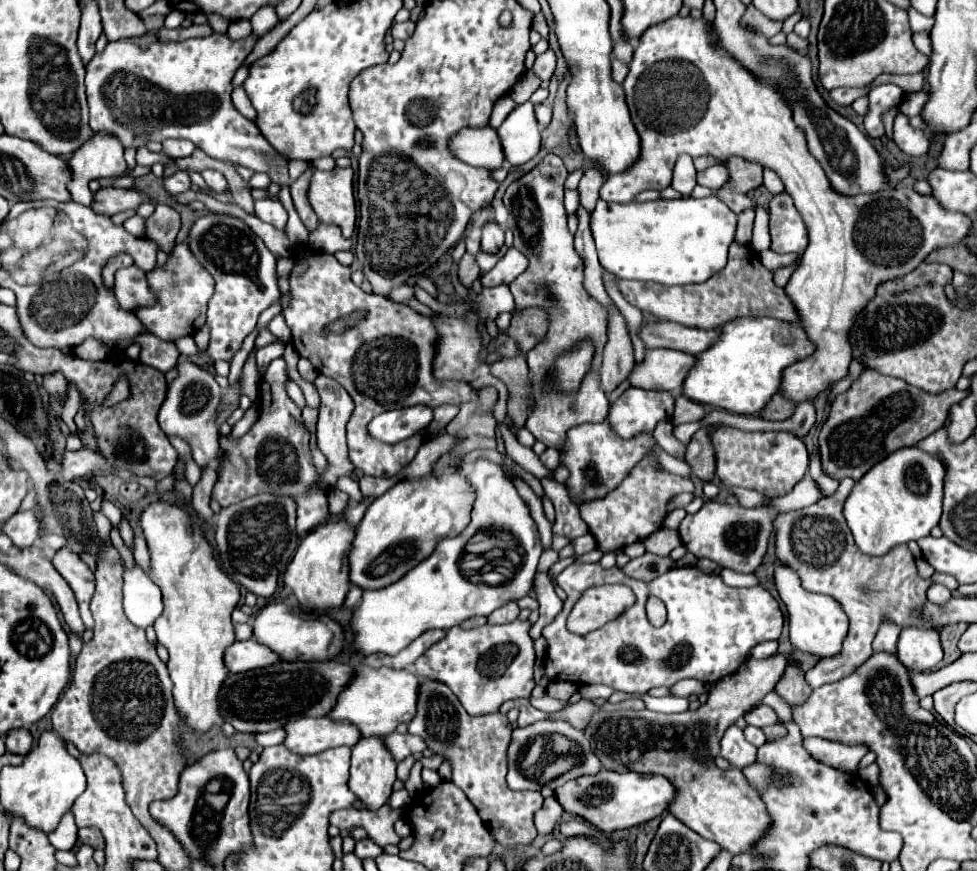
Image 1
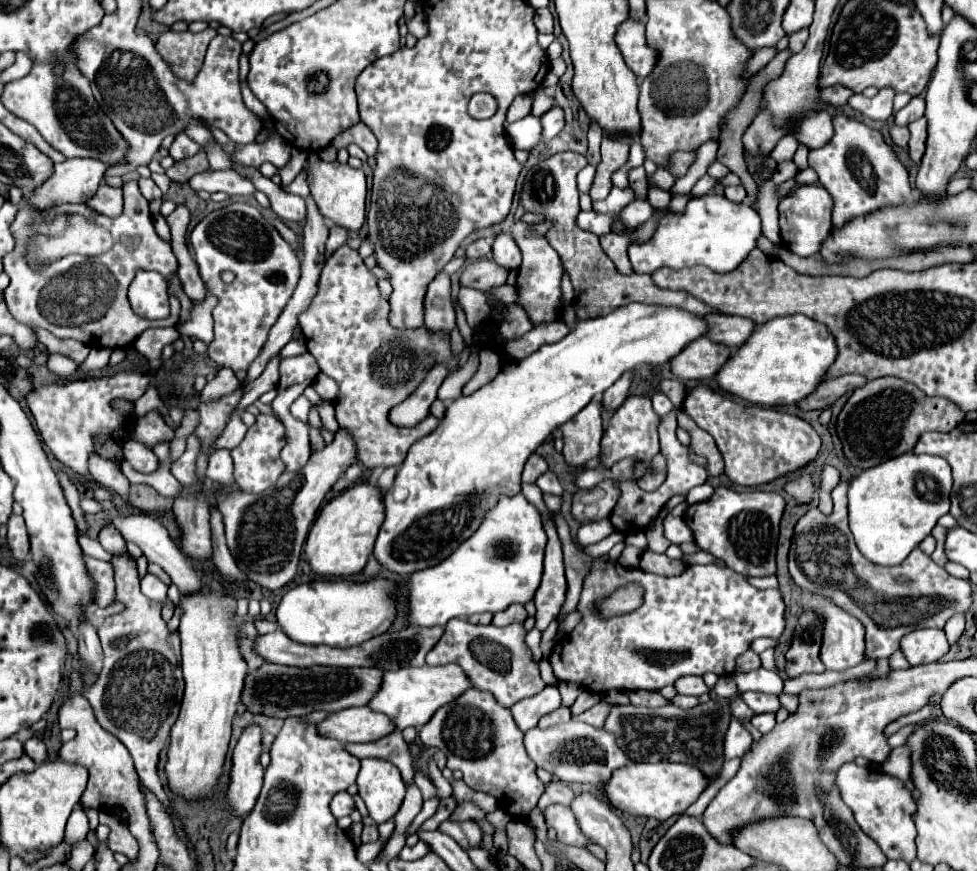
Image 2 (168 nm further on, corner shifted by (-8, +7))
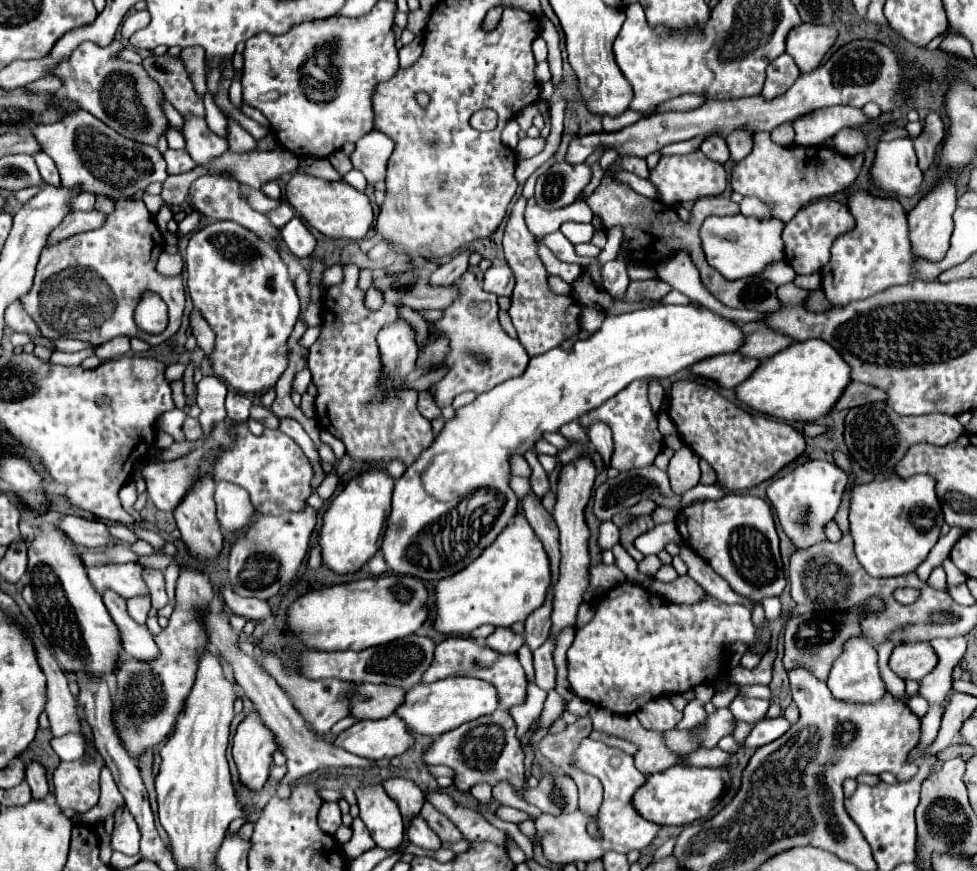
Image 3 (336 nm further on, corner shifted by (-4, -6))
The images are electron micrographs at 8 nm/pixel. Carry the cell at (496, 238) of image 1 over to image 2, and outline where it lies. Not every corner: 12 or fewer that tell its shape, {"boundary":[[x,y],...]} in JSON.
{"boundary":[[511,234],[493,242],[495,264],[517,270],[521,254]]}

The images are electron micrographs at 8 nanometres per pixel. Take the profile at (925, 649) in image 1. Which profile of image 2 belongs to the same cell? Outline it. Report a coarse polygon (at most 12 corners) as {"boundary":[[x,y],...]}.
{"boundary":[[923,628],[901,640],[911,666],[937,662],[949,652],[943,630]]}

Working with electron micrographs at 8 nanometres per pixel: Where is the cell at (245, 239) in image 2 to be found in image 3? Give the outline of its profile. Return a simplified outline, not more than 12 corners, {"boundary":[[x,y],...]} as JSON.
{"boundary":[[193,233],[193,305],[213,375],[273,387],[301,311],[273,239]]}

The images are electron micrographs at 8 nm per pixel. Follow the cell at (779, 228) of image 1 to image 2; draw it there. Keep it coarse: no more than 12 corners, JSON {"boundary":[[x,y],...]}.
{"boundary":[[799,186],[779,204],[783,246],[817,254],[829,236],[833,198]]}

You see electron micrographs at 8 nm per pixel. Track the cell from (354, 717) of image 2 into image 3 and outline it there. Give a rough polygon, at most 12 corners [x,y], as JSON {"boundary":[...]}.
{"boundary":[[397,715],[357,721],[333,743],[379,761],[407,751],[413,735]]}

